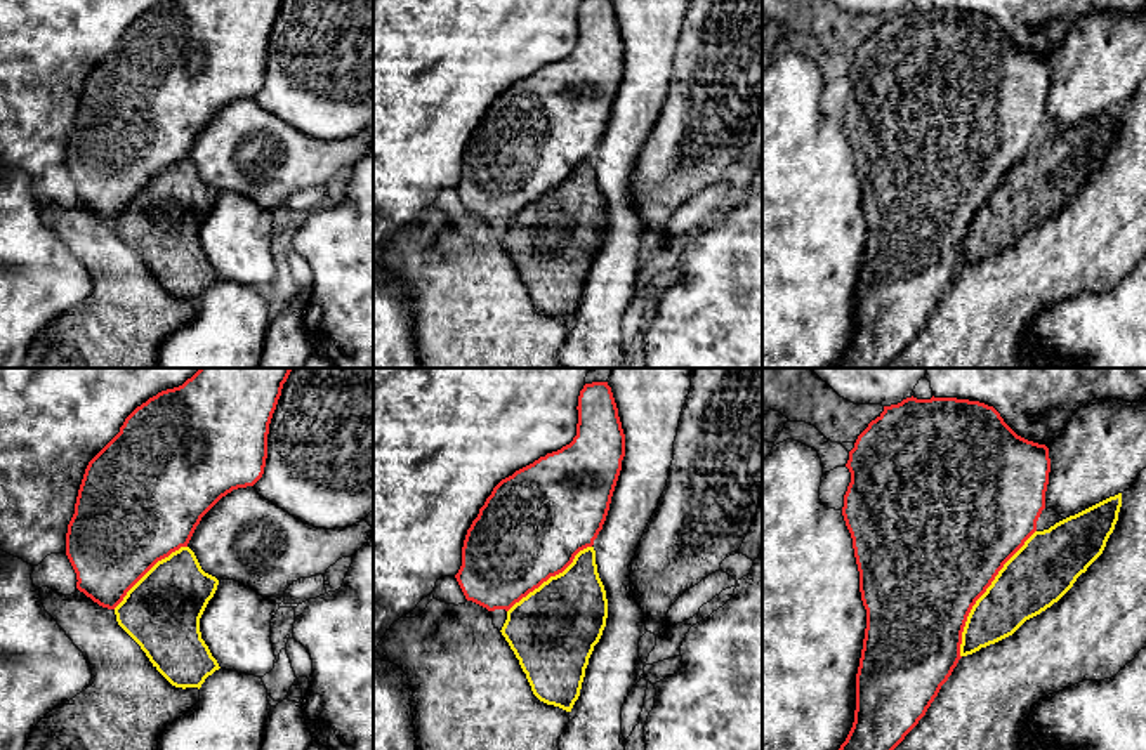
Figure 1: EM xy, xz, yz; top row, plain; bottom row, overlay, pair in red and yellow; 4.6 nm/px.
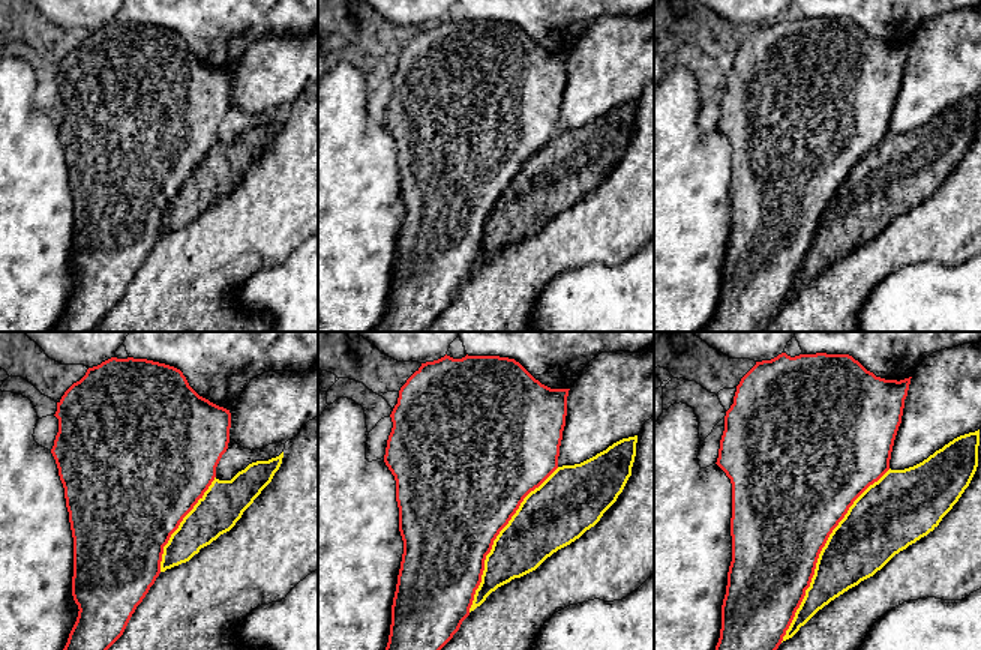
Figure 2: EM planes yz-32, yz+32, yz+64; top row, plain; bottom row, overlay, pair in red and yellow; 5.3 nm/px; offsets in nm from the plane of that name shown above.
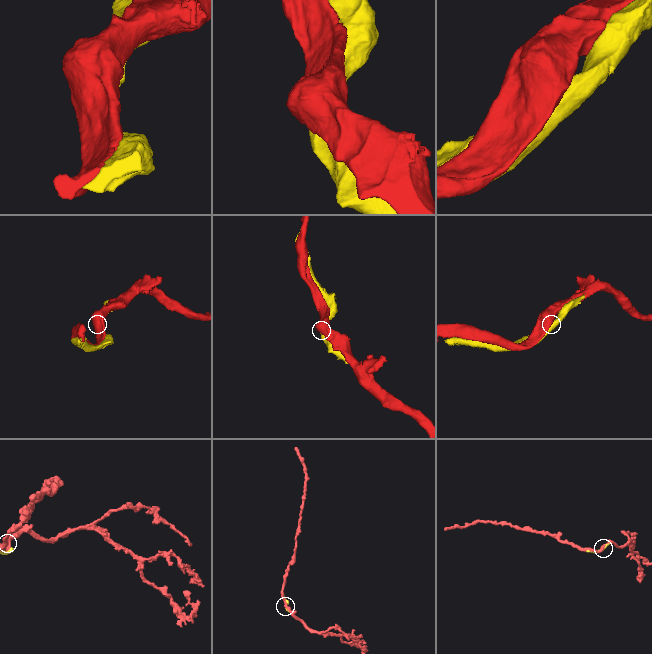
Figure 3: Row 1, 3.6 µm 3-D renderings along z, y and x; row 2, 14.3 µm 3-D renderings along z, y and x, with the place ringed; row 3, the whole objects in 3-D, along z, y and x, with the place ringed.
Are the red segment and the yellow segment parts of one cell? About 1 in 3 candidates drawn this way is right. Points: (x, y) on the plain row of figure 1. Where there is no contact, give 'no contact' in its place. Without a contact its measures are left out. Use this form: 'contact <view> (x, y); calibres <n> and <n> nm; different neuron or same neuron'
contact yz (983, 203); calibres 500 and 300 nm; different neuron

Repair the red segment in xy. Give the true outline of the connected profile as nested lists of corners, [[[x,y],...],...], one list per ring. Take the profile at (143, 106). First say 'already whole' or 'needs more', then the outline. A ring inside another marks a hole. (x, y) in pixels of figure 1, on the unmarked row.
already whole; [[[167,0],[137,17],[120,38],[120,43],[89,73],[75,125],[68,135],[66,167],[76,184],[76,200],[102,219],[115,220],[127,203],[161,170],[181,158],[188,158],[201,128],[227,104],[254,97],[264,85],[267,69],[267,45],[281,0]]]

